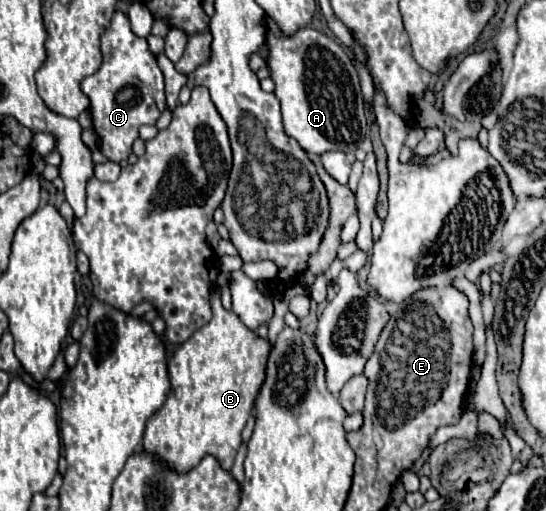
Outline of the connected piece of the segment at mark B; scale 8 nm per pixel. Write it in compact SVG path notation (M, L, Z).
M214 288L210 296L212 304L212 320L198 328L184 344L176 348L176 352L170 356L168 362L168 376L172 382L172 390L162 404L150 416L144 432L144 450L156 452L170 468L178 472L186 472L194 468L204 454L212 454L220 460L222 468L230 470L236 450L242 444L242 430L246 426L246 420L252 414L254 408L254 398L258 394L258 388L262 386L264 380L264 370L266 370L266 356L270 354L270 342L266 338L260 338L254 330L250 330L246 324L240 322L240 318L232 310L224 310L220 302L220 290Z

